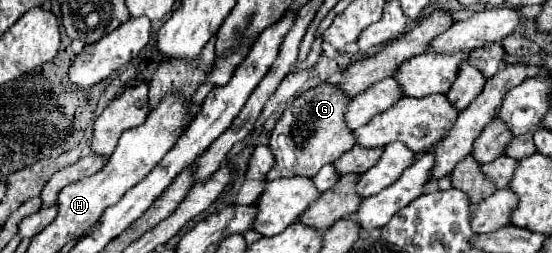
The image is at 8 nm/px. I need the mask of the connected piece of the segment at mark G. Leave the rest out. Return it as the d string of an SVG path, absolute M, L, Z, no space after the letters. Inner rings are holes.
M331 83L315 85L297 95L271 133L269 147L275 155L275 167L269 171L267 181L295 175L315 177L323 165L337 161L345 151L353 149L353 129L345 125L345 109L349 101L351 97L339 85Z

